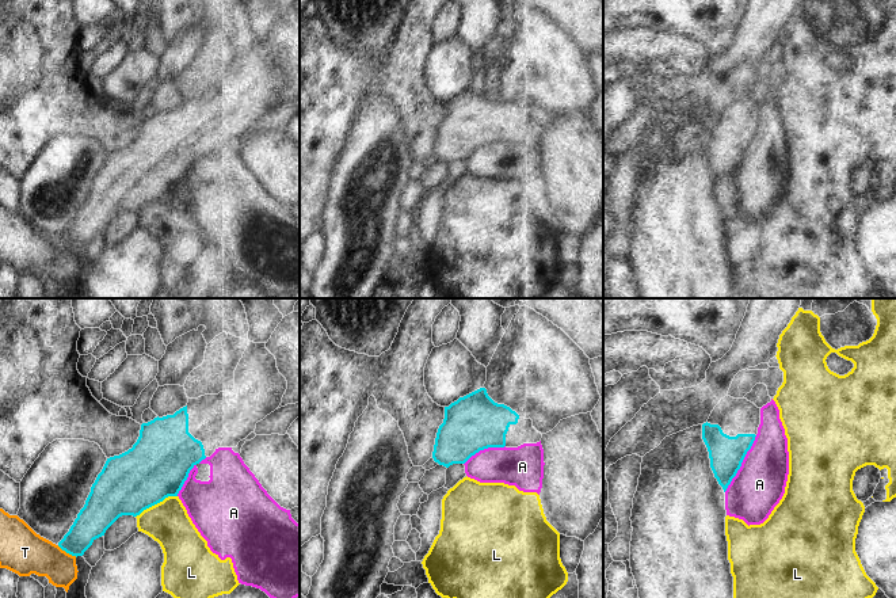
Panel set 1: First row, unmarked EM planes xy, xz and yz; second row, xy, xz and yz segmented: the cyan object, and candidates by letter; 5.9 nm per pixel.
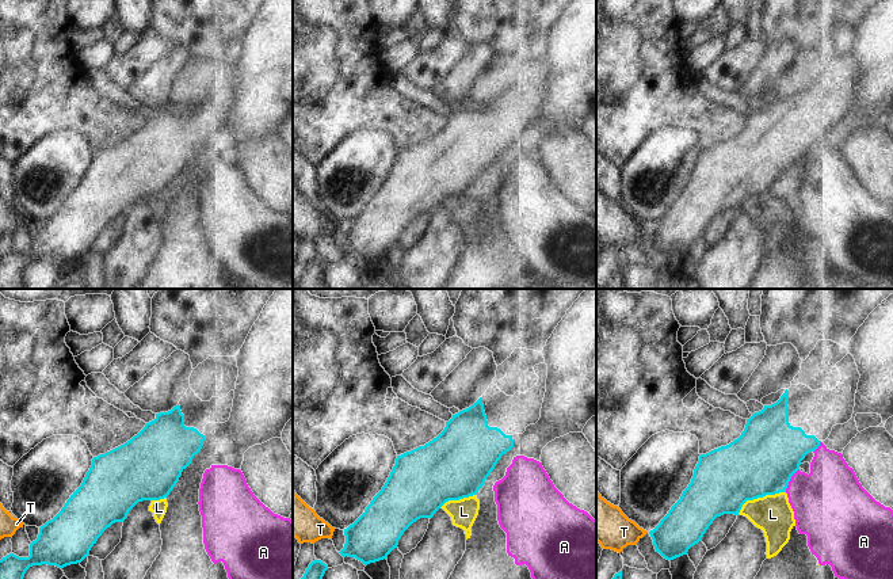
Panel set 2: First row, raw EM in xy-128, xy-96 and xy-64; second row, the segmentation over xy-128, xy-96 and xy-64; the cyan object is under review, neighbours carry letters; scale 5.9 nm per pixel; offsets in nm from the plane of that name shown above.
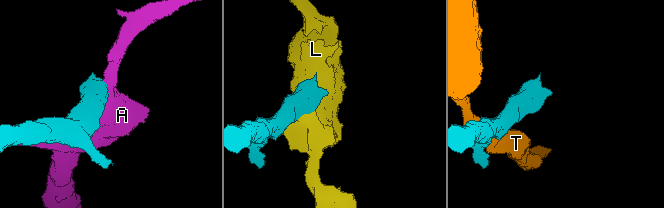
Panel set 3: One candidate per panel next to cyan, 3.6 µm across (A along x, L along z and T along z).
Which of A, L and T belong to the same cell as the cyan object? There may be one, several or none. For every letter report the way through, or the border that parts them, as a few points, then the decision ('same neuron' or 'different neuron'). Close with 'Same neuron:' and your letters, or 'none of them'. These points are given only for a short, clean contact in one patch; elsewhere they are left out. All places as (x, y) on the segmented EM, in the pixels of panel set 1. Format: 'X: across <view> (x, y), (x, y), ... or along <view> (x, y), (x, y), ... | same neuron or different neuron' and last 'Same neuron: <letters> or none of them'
A: different neuron
L: different neuron
T: along xy (57, 545), (76, 556) | different neuron
Same neuron: none of them

